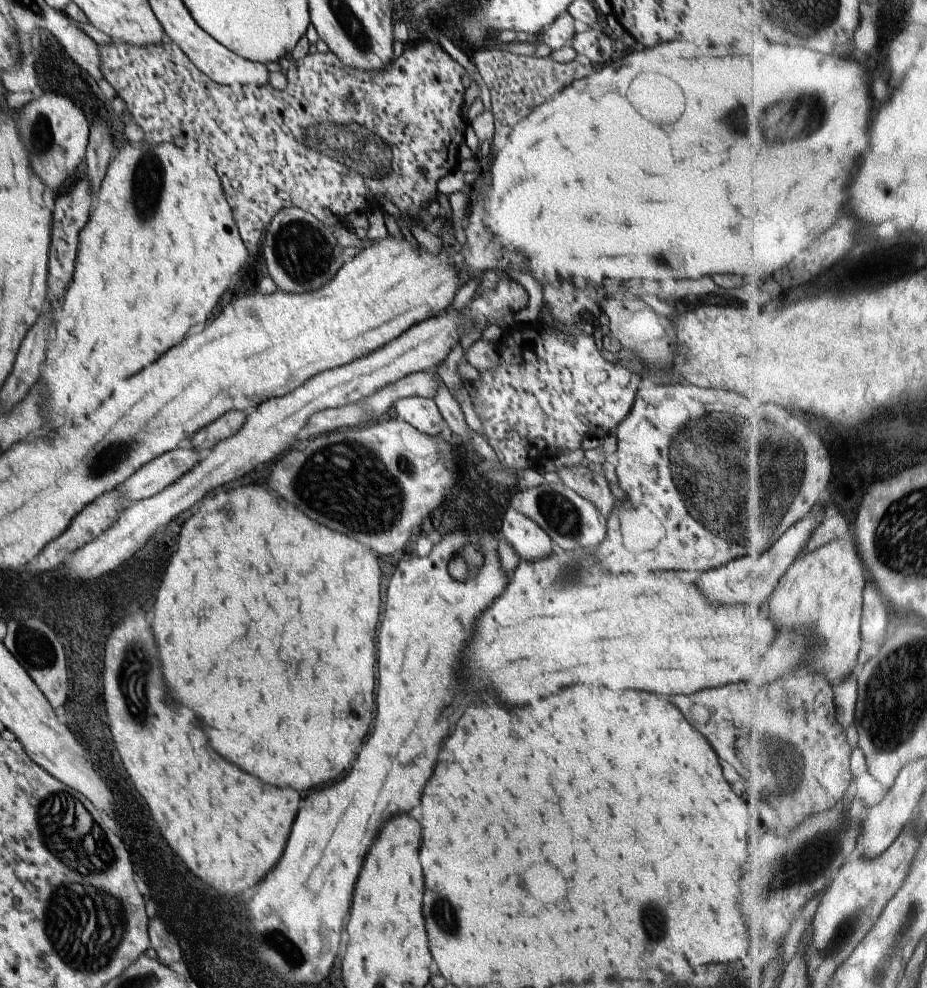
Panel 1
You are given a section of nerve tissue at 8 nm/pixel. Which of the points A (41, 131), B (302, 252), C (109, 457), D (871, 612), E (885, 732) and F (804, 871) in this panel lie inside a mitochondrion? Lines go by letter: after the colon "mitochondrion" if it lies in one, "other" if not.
A: mitochondrion
B: mitochondrion
C: mitochondrion
D: other
E: mitochondrion
F: other

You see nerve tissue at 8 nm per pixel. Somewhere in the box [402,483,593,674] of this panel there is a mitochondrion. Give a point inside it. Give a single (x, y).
(558, 510)

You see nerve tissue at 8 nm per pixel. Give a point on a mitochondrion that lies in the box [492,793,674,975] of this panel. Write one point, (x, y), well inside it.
(657, 911)

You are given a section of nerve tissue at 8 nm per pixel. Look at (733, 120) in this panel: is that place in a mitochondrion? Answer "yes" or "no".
yes

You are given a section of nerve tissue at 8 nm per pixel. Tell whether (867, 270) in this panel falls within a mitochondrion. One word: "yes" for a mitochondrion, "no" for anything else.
no

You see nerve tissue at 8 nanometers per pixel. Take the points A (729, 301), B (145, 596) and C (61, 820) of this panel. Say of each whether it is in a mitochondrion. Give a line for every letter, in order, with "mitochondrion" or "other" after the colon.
A: other
B: other
C: mitochondrion

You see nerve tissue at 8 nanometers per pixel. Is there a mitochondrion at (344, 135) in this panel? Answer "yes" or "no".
yes

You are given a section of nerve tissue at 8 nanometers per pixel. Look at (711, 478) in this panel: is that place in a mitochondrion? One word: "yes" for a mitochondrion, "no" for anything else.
yes

